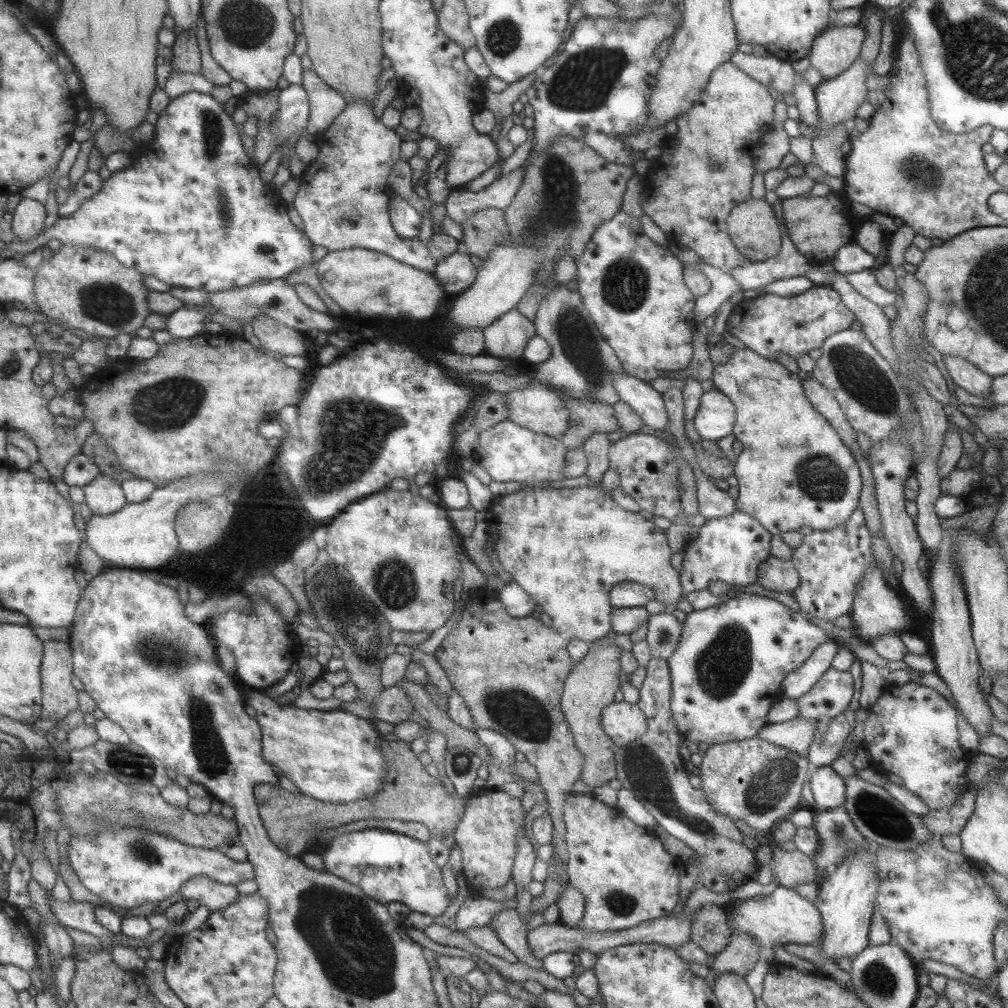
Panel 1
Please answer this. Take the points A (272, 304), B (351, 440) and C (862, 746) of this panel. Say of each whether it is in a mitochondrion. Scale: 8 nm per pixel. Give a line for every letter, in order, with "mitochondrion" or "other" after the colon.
A: mitochondrion
B: mitochondrion
C: other

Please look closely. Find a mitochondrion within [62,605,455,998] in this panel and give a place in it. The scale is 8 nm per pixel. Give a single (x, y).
(211, 755)

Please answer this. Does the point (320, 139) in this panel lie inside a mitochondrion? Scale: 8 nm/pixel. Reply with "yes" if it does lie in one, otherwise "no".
no

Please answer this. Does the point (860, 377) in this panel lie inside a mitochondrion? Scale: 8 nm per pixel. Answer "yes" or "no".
yes

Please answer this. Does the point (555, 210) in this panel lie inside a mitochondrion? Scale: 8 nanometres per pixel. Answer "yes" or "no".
yes

